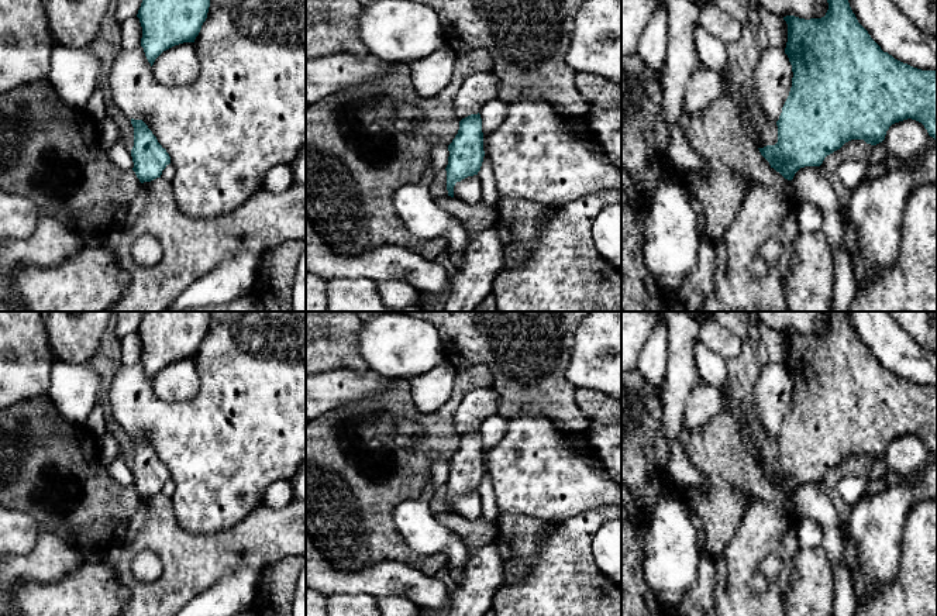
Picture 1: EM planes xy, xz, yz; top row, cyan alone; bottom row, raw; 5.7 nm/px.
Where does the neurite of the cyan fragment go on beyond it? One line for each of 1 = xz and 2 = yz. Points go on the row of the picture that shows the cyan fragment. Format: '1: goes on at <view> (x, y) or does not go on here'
1: does not go on here
2: does not go on here

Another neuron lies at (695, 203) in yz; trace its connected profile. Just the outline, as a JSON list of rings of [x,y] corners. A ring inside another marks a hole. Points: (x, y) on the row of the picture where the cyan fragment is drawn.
[[[692,196],[692,199],[690,199],[690,206],[692,206],[692,209],[695,210],[696,217],[697,217],[697,224],[699,224],[697,228],[699,228],[699,233],[700,233],[702,235],[705,235],[706,216],[705,216],[703,206],[702,206],[702,203],[700,203],[696,197],[693,197],[693,196]]]

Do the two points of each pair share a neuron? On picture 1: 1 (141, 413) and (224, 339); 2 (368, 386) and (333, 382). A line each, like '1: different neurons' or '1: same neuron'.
1: same neuron
2: same neuron

